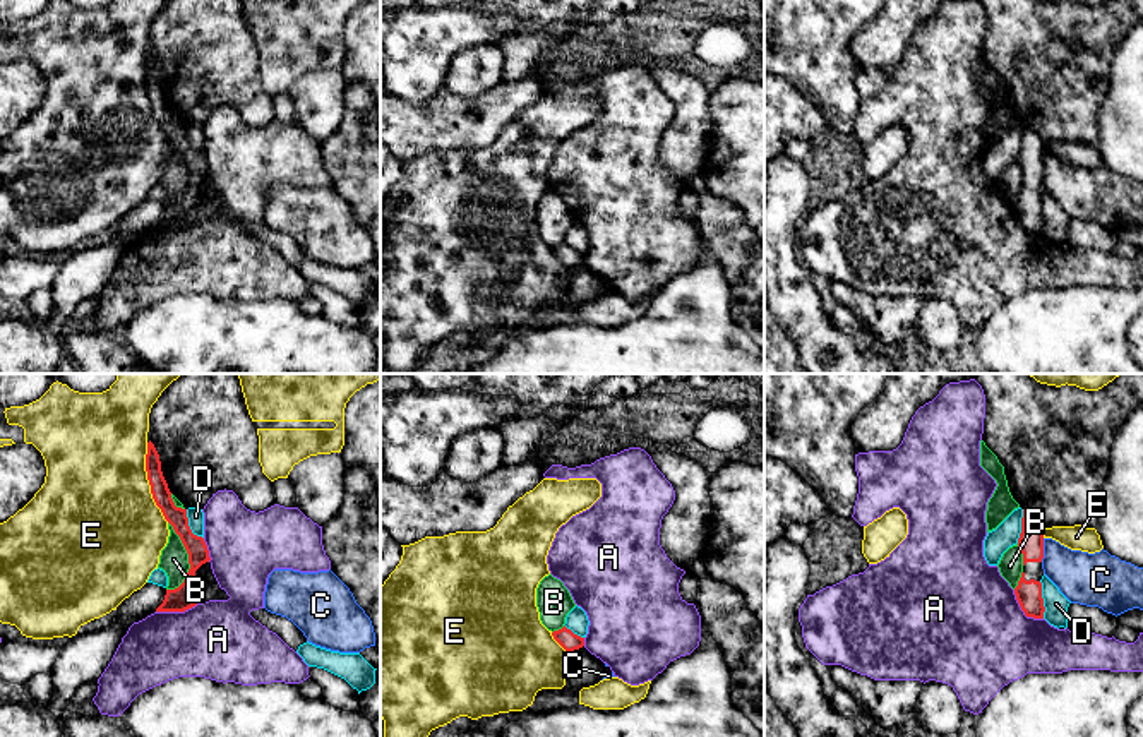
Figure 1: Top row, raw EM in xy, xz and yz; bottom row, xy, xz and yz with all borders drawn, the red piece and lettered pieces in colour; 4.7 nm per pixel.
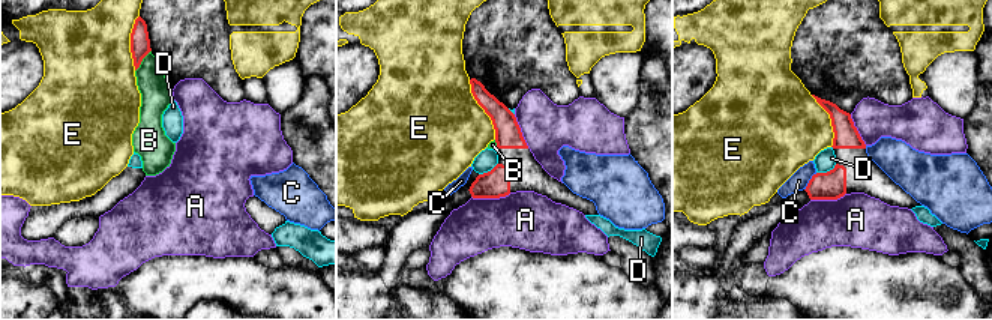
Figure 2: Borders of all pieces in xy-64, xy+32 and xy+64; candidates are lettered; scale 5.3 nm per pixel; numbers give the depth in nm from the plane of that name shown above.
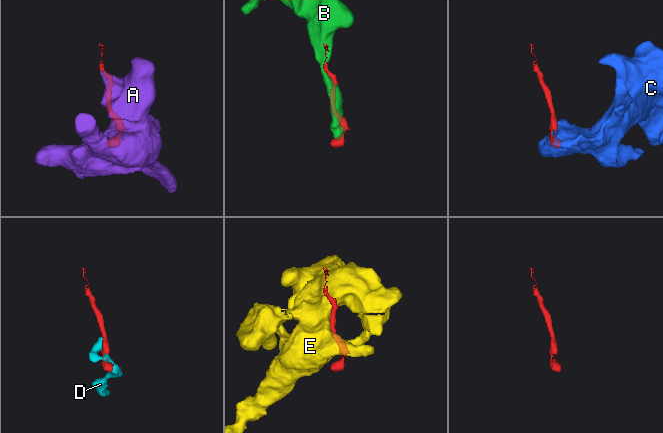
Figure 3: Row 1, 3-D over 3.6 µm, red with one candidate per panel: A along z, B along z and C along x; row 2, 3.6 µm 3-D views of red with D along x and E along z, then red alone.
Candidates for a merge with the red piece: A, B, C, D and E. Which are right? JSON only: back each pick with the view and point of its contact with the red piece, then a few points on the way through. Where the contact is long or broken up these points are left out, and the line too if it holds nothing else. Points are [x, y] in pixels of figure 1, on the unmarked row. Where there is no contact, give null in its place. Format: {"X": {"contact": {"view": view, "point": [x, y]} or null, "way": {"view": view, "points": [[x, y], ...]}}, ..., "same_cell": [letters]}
{"same_cell": []}

